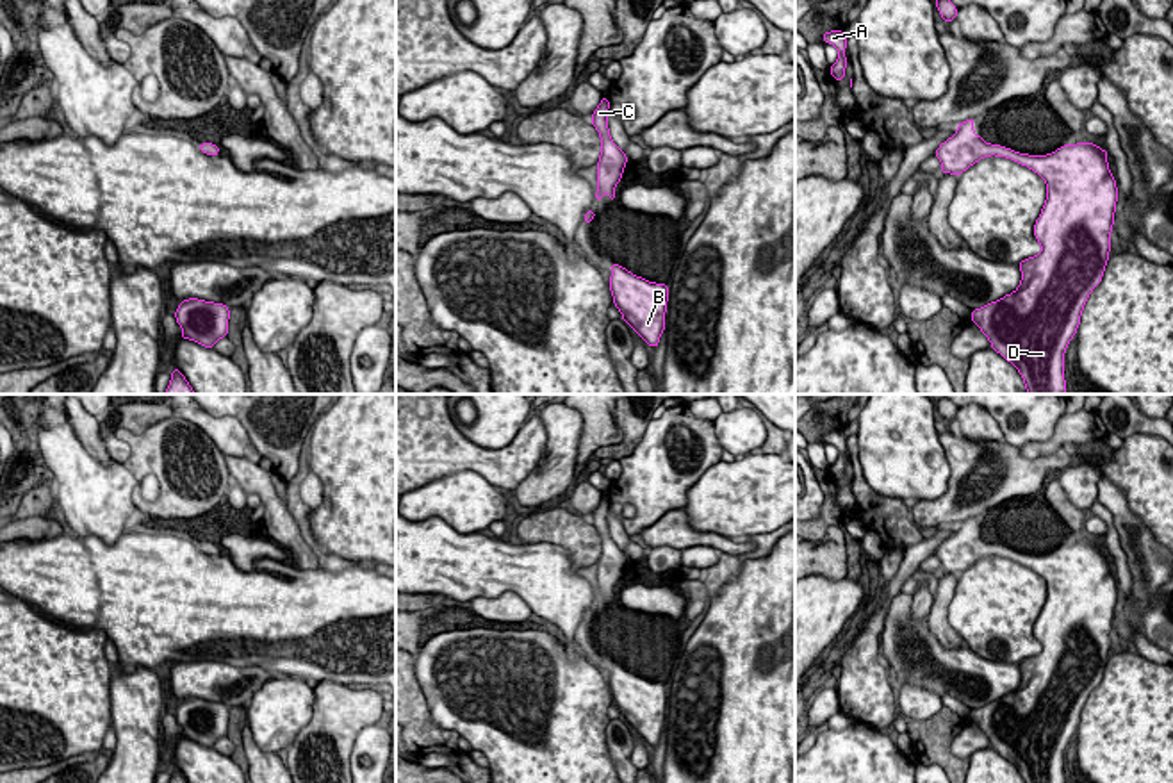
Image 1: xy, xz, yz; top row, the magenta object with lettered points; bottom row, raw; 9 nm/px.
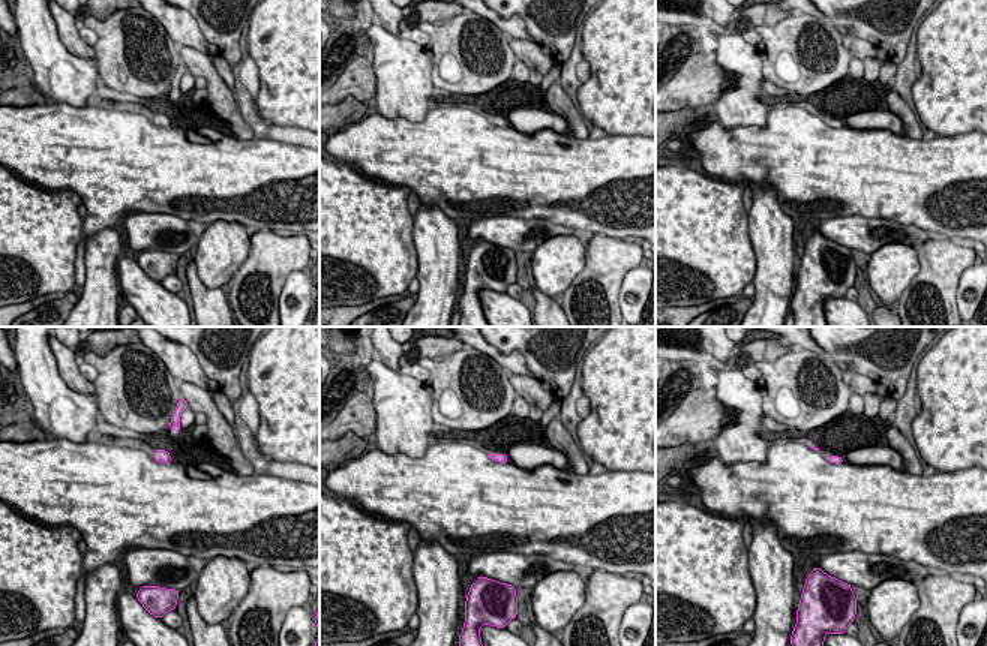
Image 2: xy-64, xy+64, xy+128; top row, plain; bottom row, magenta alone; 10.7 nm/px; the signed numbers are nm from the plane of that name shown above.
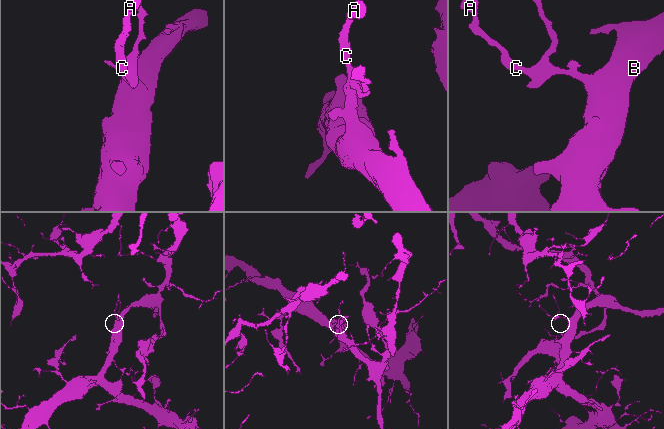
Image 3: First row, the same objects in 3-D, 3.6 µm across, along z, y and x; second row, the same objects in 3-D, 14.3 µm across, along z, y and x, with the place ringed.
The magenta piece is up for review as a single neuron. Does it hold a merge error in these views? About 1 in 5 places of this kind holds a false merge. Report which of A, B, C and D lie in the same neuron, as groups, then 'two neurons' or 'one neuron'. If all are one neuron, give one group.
groups A B C D; one neuron

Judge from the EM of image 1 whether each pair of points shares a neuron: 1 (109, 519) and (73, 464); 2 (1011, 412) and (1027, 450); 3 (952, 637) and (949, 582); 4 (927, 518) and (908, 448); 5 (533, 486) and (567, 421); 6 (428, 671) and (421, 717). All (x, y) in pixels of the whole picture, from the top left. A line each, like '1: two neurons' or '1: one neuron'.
1: one neuron
2: two neurons
3: one neuron
4: two neurons
5: one neuron
6: two neurons

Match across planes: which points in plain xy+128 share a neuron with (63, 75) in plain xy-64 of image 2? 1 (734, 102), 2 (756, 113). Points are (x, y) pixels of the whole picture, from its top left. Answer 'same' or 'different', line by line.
1: same
2: same

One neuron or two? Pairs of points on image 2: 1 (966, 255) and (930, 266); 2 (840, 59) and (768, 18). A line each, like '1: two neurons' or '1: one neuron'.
1: one neuron
2: two neurons

